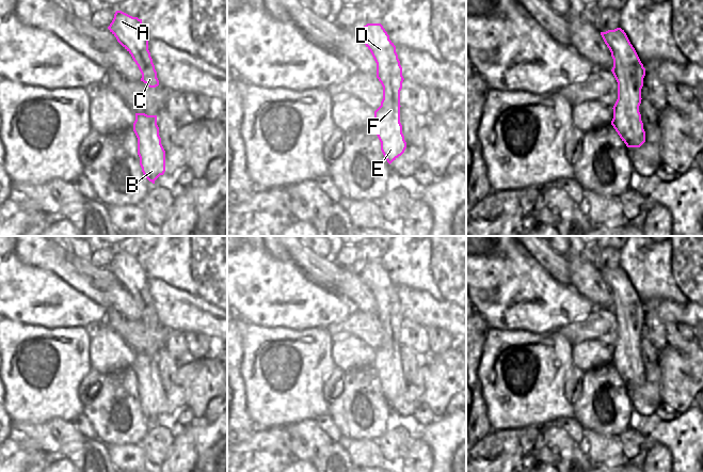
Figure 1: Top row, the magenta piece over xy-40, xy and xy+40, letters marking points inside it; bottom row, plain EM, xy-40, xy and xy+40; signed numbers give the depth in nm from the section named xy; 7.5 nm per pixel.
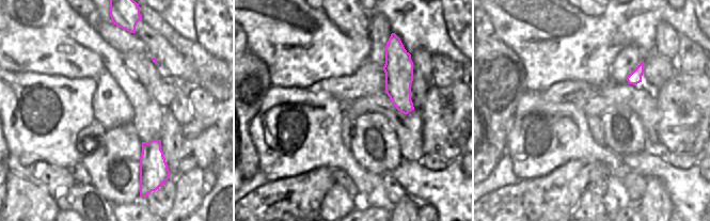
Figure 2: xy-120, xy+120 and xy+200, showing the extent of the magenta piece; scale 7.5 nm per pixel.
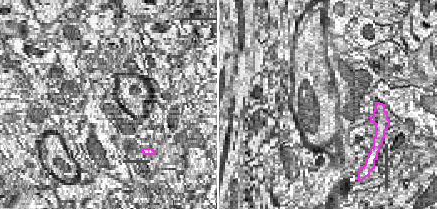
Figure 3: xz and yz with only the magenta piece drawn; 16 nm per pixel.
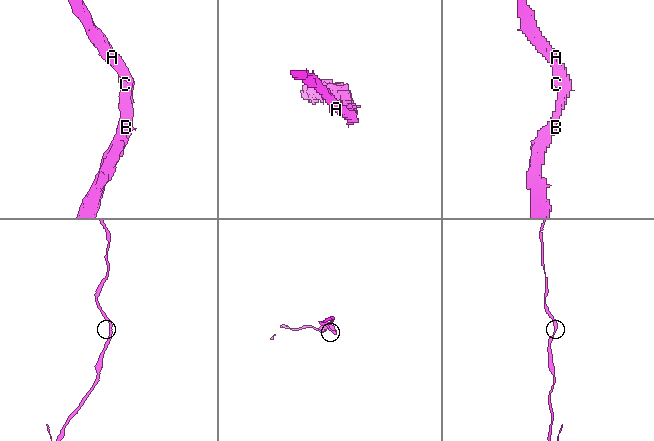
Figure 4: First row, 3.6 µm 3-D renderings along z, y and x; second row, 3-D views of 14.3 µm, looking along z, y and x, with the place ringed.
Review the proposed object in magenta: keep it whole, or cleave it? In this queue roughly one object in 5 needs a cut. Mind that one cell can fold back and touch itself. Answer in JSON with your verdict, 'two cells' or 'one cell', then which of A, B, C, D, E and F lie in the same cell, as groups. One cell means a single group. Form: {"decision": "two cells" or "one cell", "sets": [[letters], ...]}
{"decision": "one cell", "sets": [["A", "B", "C", "D", "E", "F"]]}

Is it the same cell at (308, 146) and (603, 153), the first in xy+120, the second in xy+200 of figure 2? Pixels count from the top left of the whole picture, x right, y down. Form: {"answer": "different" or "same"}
{"answer": "same"}

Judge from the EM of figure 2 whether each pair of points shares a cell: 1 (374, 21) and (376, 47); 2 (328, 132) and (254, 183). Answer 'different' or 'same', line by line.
1: same
2: different

